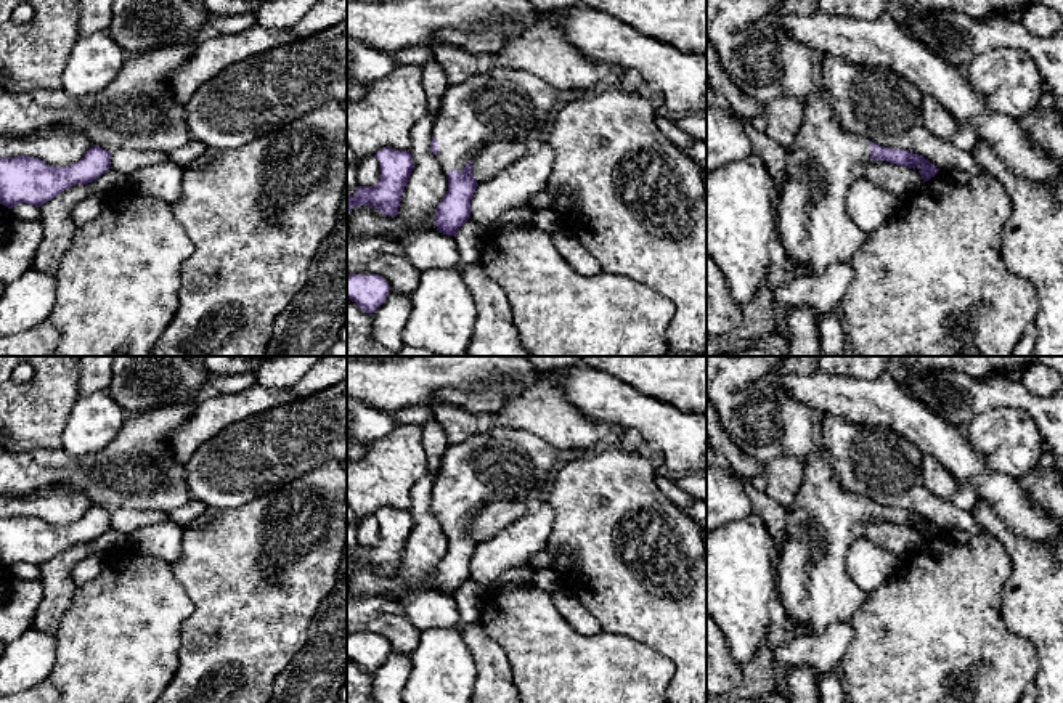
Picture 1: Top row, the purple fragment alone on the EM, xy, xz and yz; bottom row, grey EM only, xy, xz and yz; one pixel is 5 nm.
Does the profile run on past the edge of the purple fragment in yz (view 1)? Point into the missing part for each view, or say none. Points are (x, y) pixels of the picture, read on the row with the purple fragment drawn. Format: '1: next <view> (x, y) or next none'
1: next yz (814, 225)

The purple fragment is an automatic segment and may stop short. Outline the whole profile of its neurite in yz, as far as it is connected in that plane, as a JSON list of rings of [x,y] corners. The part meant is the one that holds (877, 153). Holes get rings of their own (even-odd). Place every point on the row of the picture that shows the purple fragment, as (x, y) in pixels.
[[[707,0],[707,40],[747,96],[761,104],[792,96],[804,106],[785,181],[777,188],[776,228],[788,266],[803,265],[806,276],[819,276],[832,263],[849,262],[867,239],[853,221],[848,194],[872,161],[918,165],[923,181],[939,169],[841,125],[813,80],[816,55],[777,22],[780,2]]]

